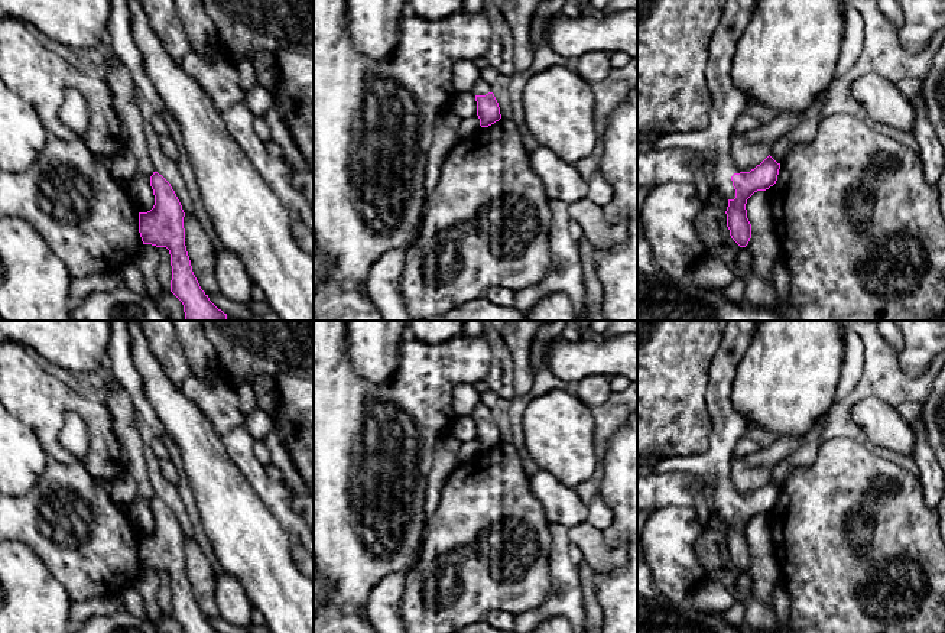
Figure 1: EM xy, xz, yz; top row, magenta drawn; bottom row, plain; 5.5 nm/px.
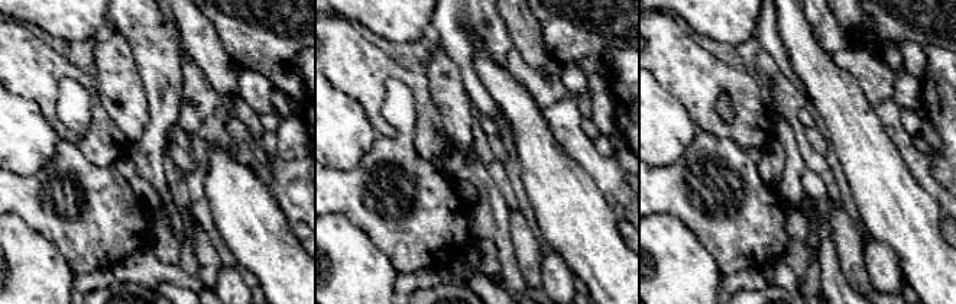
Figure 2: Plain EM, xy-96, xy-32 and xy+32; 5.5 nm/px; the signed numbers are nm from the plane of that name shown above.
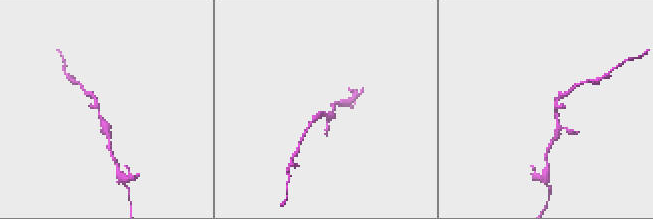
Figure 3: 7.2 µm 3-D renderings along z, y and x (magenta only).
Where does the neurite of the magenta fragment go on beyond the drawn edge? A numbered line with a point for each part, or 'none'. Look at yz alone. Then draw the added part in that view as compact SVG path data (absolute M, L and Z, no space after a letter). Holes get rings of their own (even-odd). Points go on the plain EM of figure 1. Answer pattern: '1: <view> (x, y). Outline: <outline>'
1: yz (714, 466). Outline: M728 321L709 369L707 409L712 419L709 445L704 454L656 461L653 474L673 471L698 475L712 486L718 513L725 523L735 522L731 500L740 497L731 484L731 454L747 428L746 418L734 409L731 395L735 373L760 321Z

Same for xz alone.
1: xz (481, 411). Outline: M480 403L475 406L475 409L472 410L472 413L470 415L474 421L475 419L486 419L488 416L491 416L491 408L488 408L484 403Z

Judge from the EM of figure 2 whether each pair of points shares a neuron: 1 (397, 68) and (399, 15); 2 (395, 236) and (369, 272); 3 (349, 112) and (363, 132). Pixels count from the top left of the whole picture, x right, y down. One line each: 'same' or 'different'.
1: different
2: different
3: same

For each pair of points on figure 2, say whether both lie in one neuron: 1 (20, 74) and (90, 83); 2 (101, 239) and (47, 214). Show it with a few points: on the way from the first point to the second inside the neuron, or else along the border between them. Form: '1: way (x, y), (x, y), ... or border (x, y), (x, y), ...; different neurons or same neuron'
1: way (38, 71), (73, 73); same neuron
2: way (88, 226), (83, 220), (60, 219); same neuron

